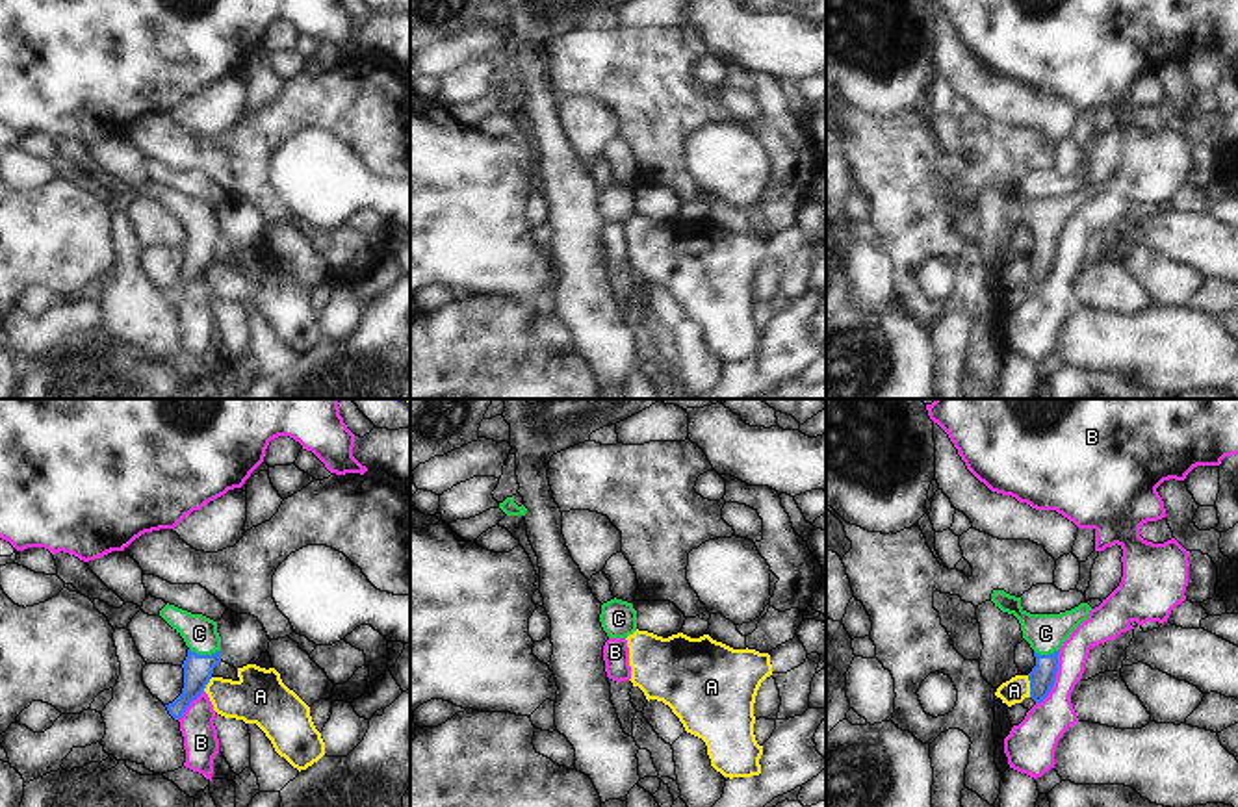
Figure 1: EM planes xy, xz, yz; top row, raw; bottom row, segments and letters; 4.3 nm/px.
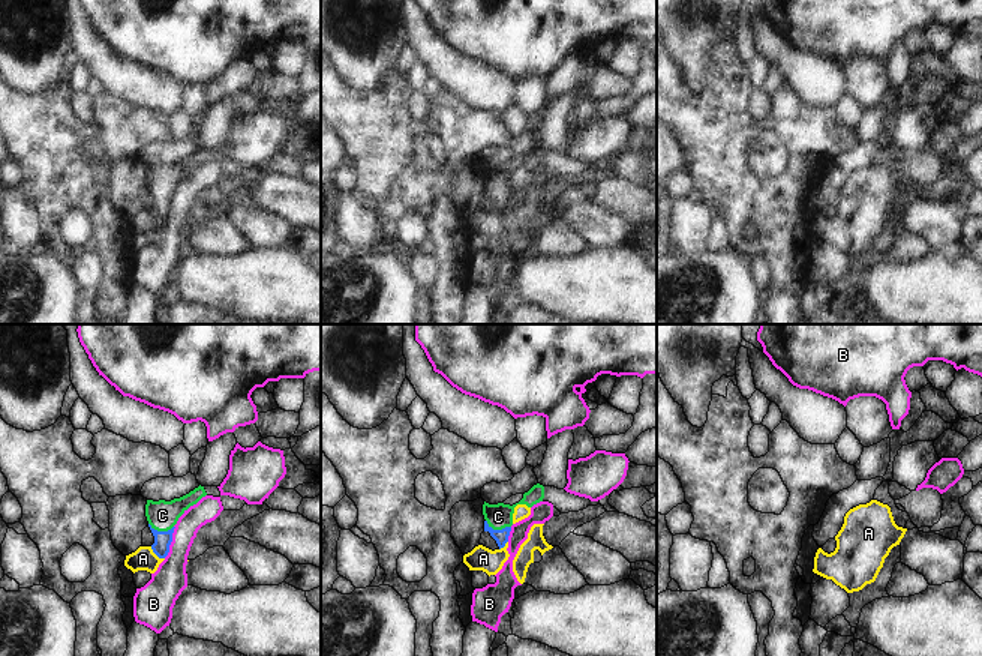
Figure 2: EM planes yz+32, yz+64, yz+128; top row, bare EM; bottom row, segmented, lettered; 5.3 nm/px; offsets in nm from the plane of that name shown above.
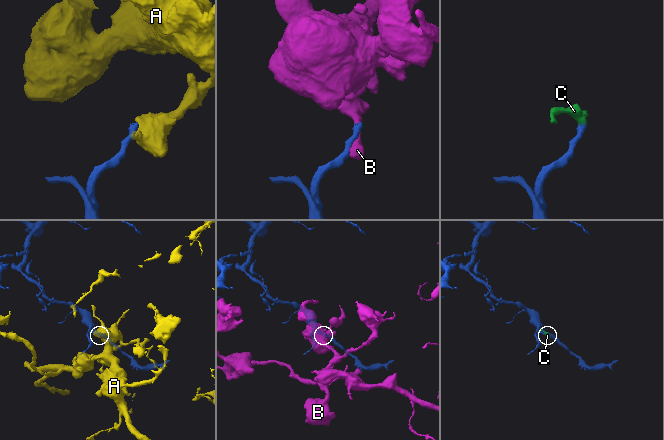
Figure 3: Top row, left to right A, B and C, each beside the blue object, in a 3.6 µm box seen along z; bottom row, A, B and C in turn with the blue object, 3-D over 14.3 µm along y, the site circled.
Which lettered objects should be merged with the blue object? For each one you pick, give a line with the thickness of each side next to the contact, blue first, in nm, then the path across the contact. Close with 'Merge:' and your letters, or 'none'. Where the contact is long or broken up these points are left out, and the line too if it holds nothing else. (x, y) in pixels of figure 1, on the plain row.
C: 130/150 nm | across xy (197, 253), (205, 240), (205, 227), (199, 217)
Merge: C

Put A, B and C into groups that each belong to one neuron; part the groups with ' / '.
A / B / C

